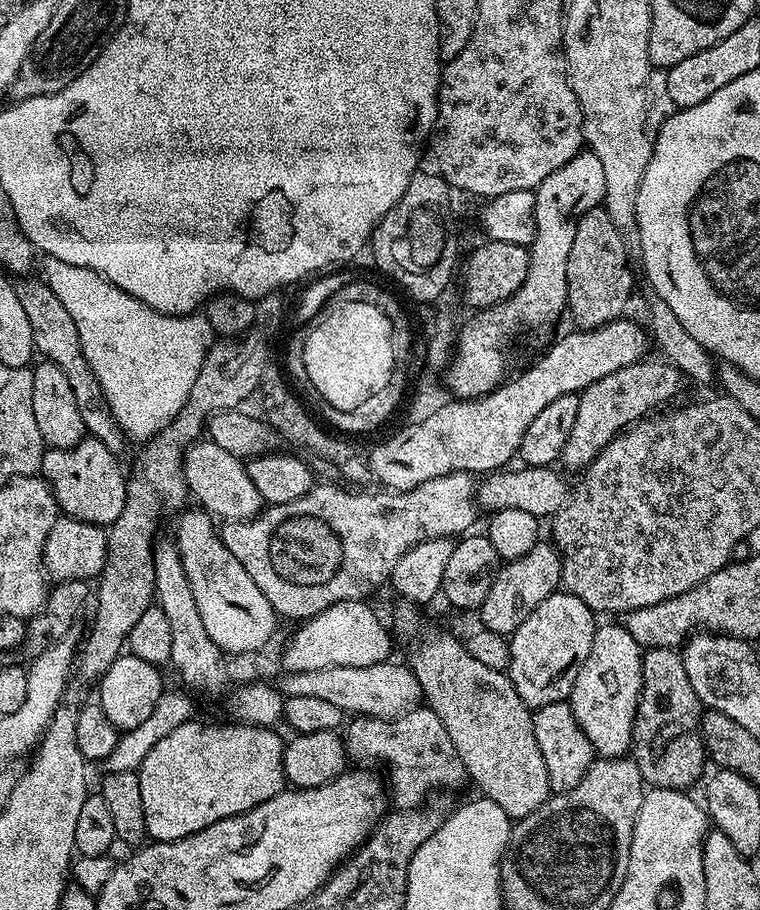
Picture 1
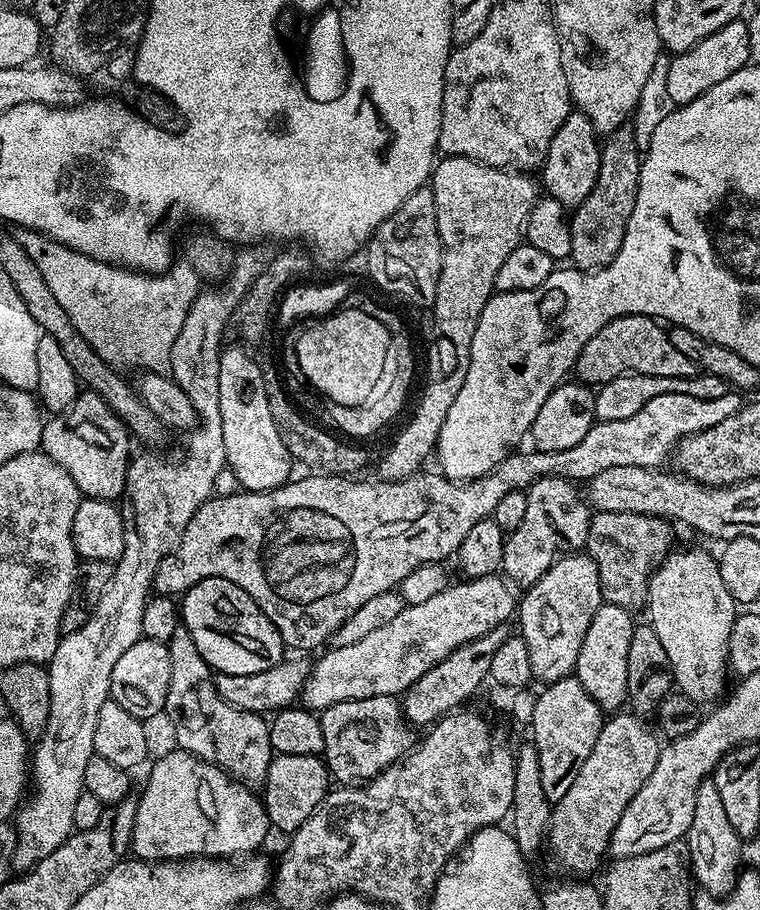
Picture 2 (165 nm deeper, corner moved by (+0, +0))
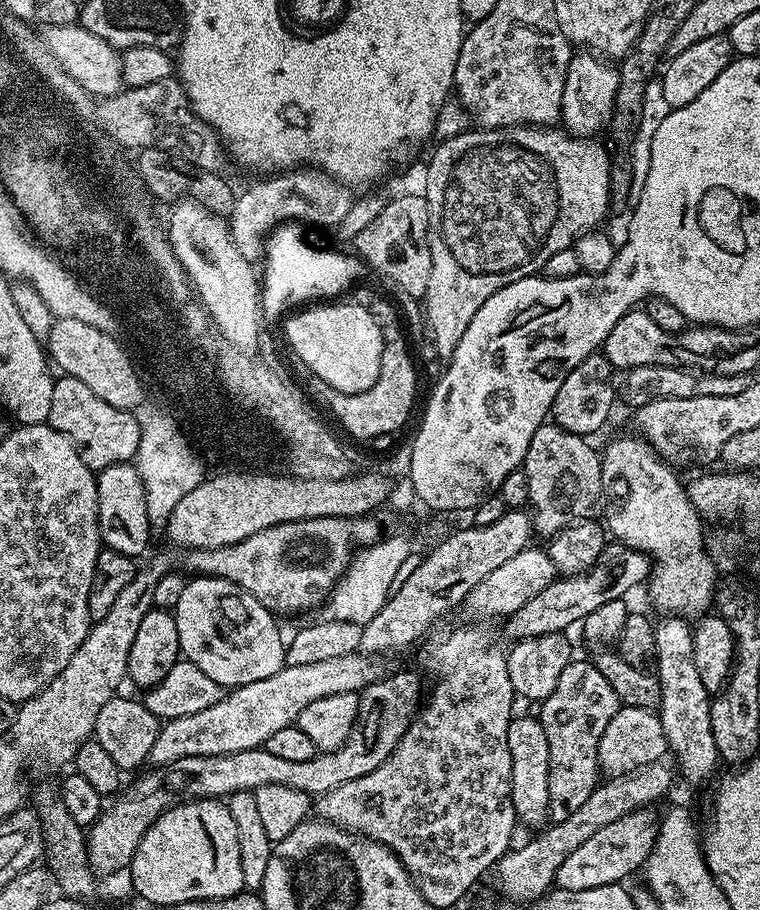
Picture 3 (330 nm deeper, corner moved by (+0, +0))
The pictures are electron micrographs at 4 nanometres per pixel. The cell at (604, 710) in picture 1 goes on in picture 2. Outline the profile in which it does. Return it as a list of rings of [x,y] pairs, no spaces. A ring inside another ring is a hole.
[[[601,603],[598,614],[590,621],[590,630],[582,638],[582,650],[578,650],[578,662],[574,673],[578,682],[586,689],[586,694],[598,702],[601,712],[616,714],[629,703],[628,667],[626,657],[630,655],[630,638],[634,627],[633,613],[622,606]]]

